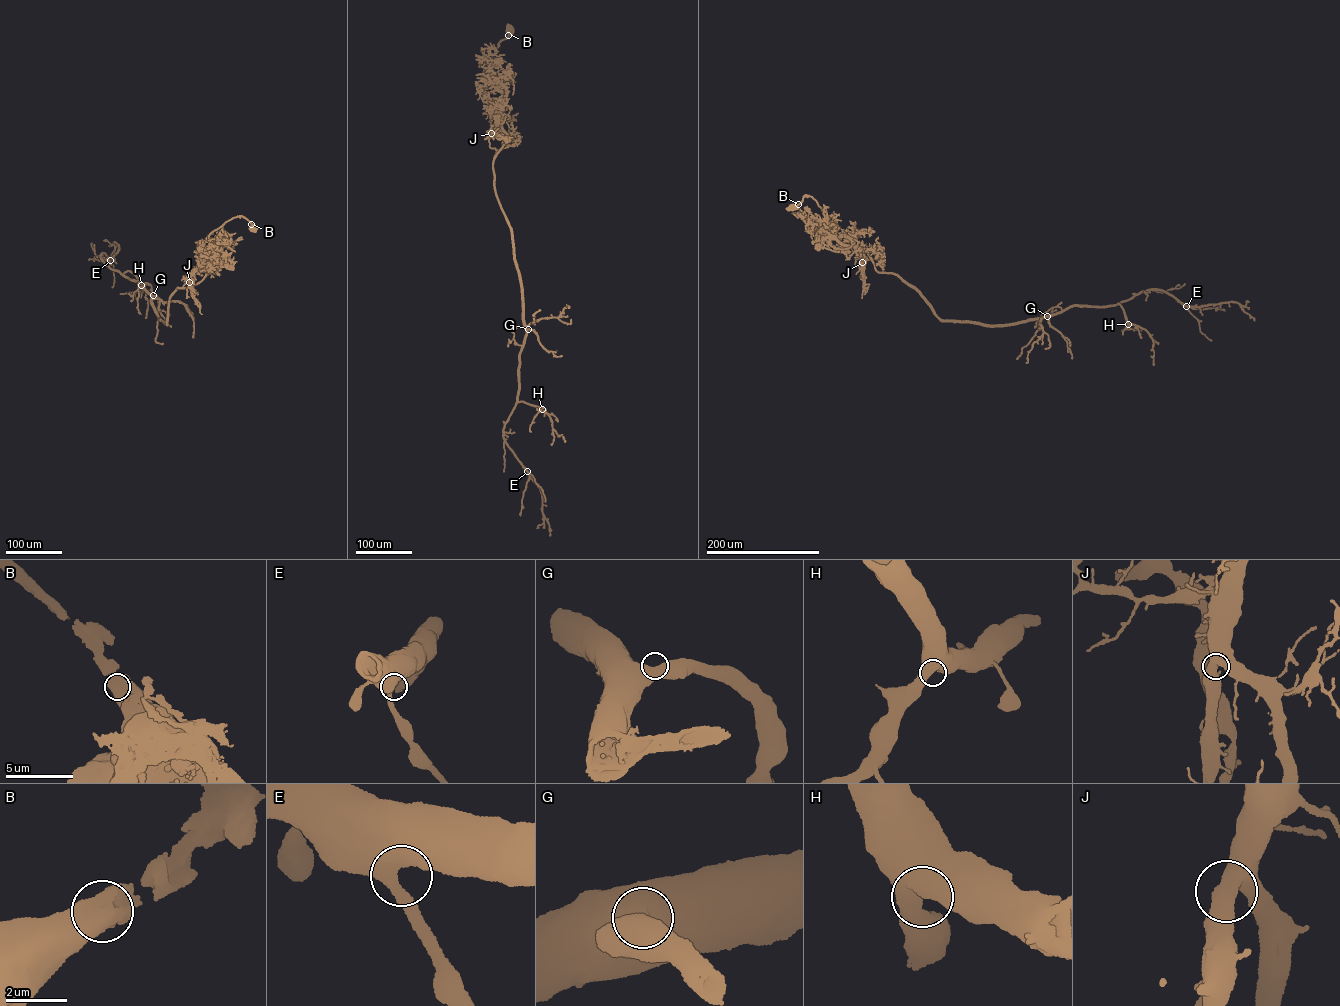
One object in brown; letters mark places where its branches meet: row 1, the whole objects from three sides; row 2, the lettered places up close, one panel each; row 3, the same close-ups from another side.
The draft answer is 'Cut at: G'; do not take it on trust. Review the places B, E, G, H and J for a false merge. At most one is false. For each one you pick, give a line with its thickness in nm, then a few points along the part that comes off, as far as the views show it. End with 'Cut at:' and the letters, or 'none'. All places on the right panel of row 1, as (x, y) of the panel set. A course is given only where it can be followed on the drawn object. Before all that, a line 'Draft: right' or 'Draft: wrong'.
Draft: wrong
Cut at: none

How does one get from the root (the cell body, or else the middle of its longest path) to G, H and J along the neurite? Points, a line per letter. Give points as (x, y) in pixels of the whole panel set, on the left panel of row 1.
G: (254, 229), (240, 215), (210, 233), (216, 259), (200, 281), (176, 287), (167, 323), (153, 295)
H: (254, 229), (240, 215), (210, 233), (216, 259), (200, 281), (176, 287), (167, 323), (123, 274), (141, 285)
J: (254, 229), (240, 215), (210, 233), (209, 239), (216, 259), (199, 265), (189, 282)

